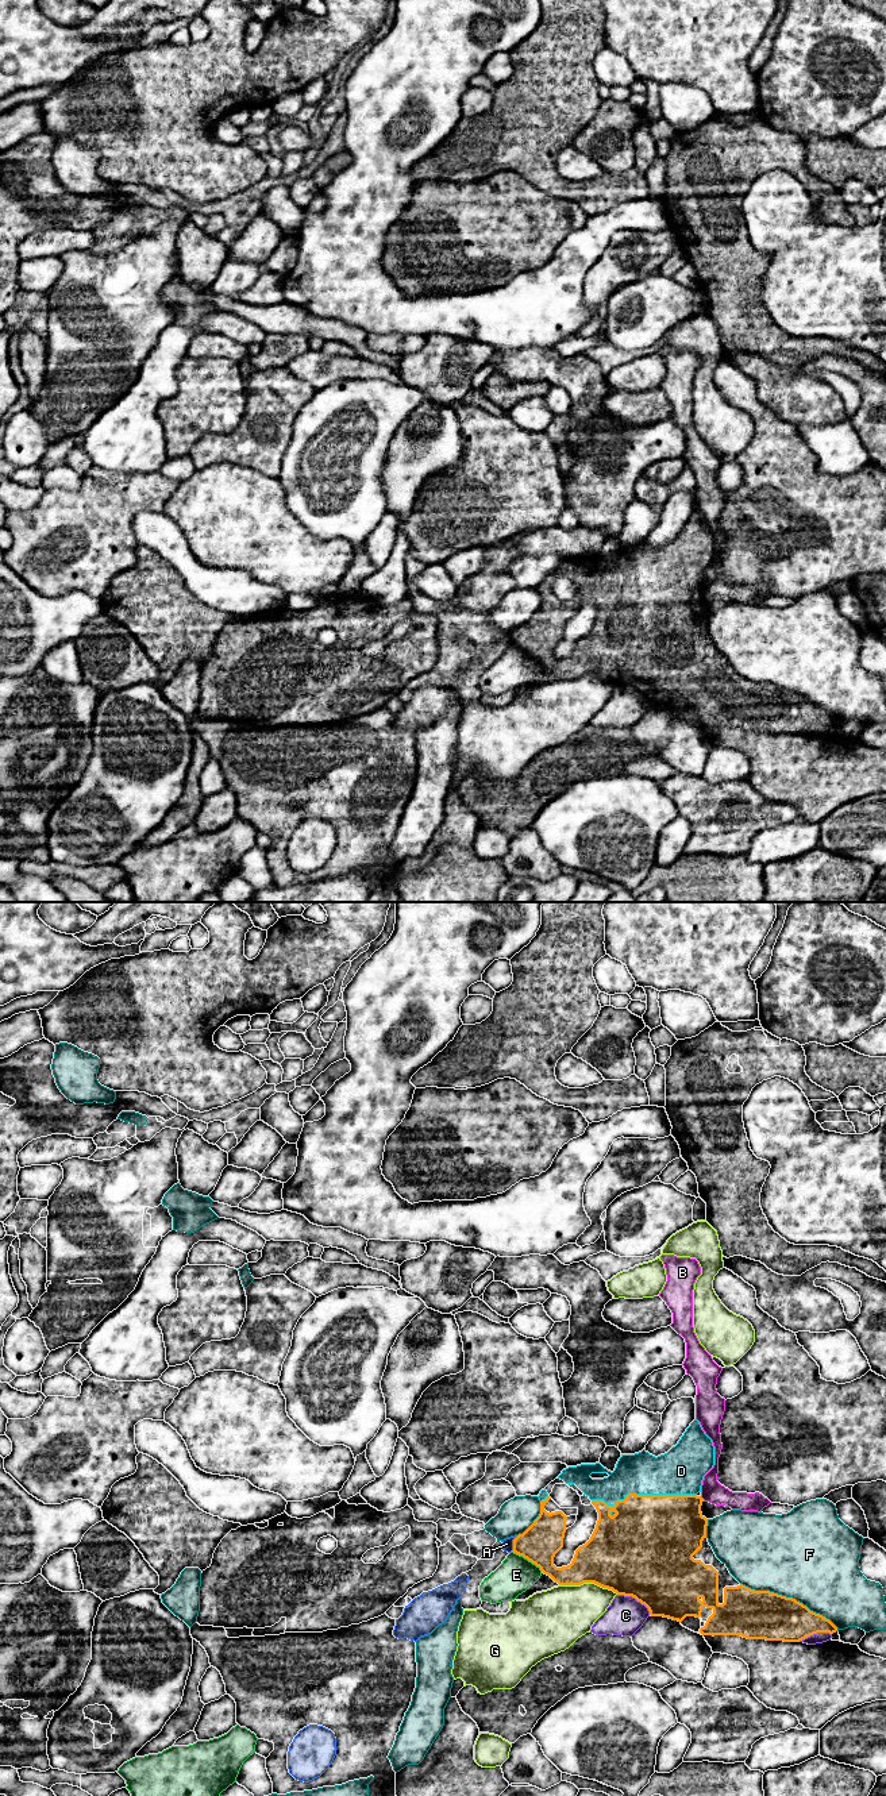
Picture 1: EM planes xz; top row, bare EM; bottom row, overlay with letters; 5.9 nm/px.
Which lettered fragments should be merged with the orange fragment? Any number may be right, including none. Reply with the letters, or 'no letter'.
D

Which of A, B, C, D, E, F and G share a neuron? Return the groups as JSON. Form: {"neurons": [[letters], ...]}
{"neurons": [["A"], ["B"], ["C"], ["D"], ["E"], ["F"], ["G"]]}

